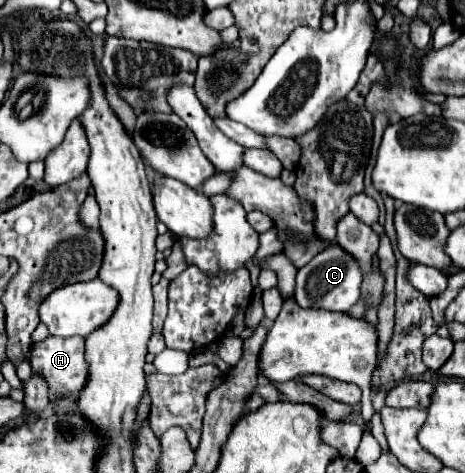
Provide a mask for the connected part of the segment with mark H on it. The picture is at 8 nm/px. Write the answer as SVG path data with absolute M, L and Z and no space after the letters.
M47 337L41 343L33 345L31 351L31 369L35 375L41 375L49 387L49 401L59 403L69 397L79 397L81 389L89 381L89 365L85 361L85 339L83 337Z

